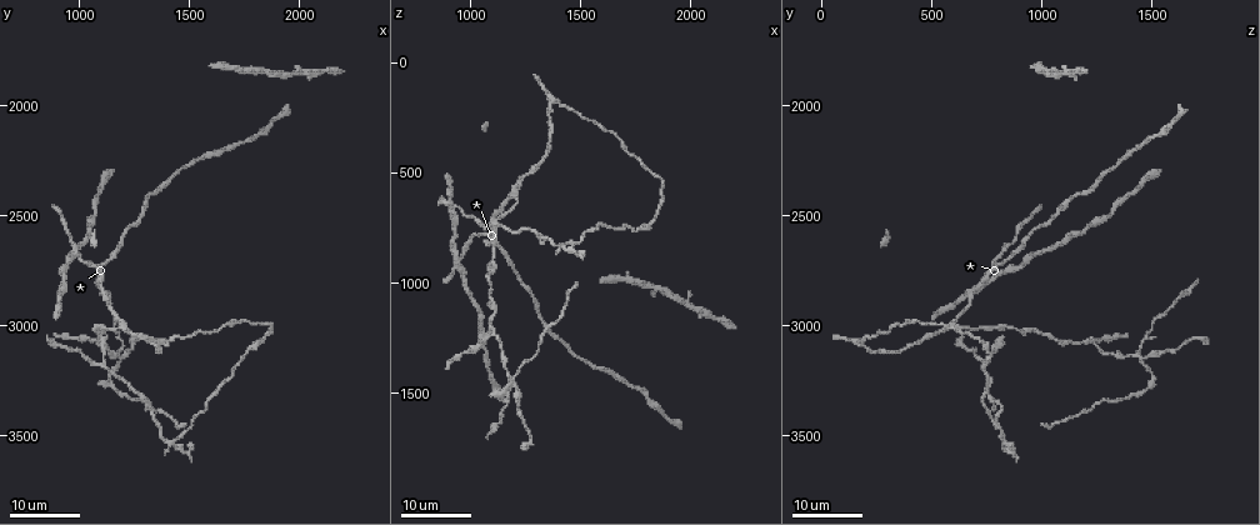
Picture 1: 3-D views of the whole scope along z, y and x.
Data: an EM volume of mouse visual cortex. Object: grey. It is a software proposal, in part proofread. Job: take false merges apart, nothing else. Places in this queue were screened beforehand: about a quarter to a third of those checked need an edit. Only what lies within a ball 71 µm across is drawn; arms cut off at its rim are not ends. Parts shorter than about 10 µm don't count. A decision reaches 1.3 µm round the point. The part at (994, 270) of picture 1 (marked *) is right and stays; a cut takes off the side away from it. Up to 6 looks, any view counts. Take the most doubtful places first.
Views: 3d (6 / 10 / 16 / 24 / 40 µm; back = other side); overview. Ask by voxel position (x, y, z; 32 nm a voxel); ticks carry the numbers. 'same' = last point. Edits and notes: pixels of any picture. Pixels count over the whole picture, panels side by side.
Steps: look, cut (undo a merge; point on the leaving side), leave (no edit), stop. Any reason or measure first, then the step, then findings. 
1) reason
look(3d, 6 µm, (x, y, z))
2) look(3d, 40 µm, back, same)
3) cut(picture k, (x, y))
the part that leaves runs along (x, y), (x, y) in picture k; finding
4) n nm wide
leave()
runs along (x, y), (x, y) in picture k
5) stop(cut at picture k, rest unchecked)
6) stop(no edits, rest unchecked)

look(3d, 24 µm, (1200, 3150, 1440))

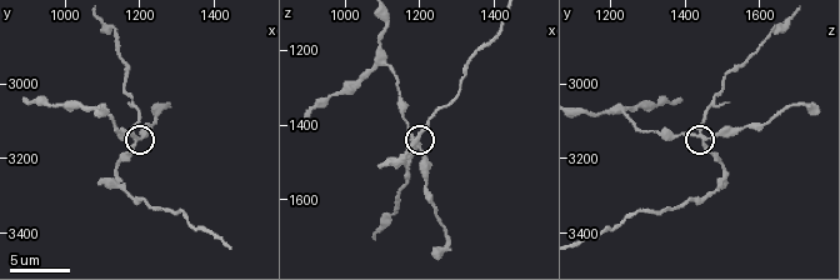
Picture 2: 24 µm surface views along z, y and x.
look(3d, 10 µm, (1190, 3150, 1460))

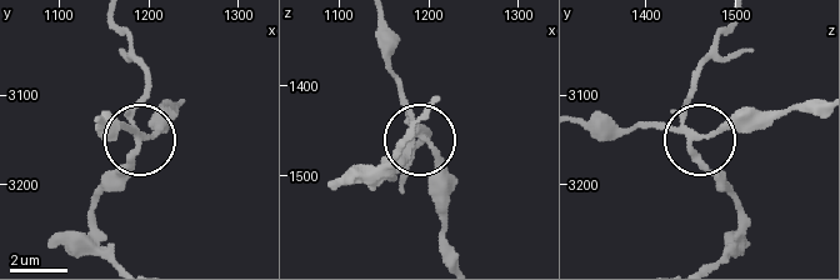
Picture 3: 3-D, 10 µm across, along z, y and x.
side arm 12 µm
cut(picture 3, (130, 171))
the part that leaves runs along (140, 133), (138, 153), (89, 209), (91, 238), (104, 253) in picture 3; two neurons meet here

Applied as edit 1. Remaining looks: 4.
redraw
look(overview)

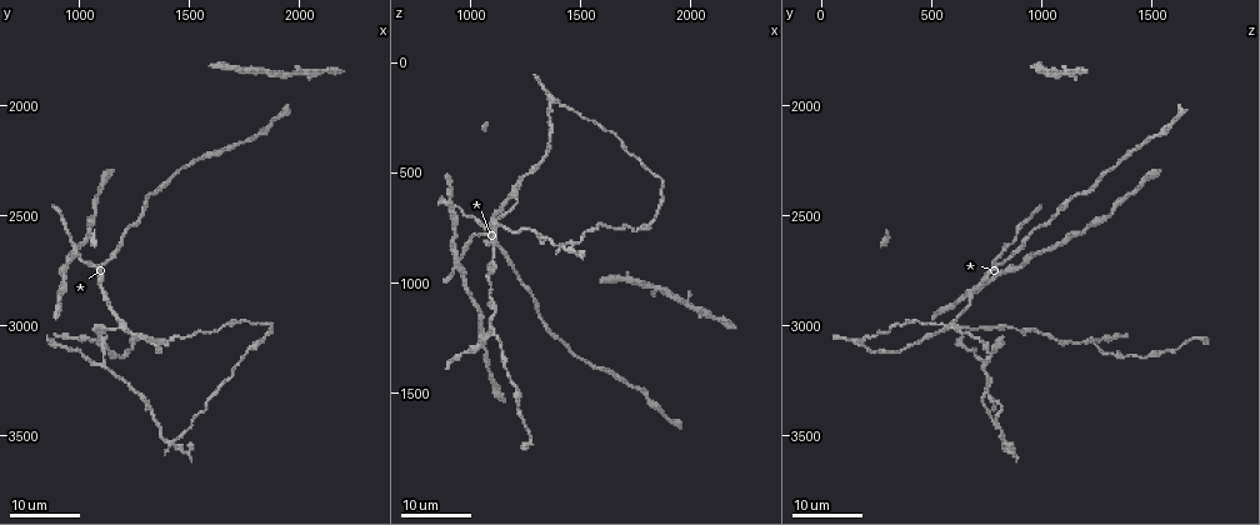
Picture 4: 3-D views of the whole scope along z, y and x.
look(3d, 24 µm, (1440, 3530, 820))

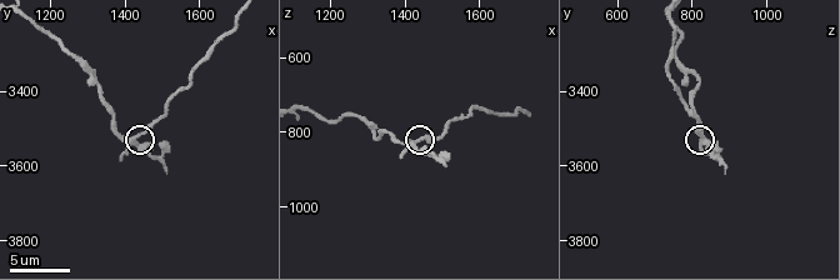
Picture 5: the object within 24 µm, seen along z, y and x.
look(3d, 10 µm, (1430, 3520, 820))

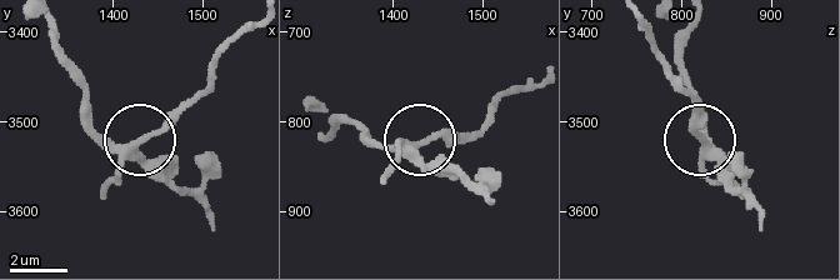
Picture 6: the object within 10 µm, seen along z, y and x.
3 arms
cut(picture 6, (159, 178))
two neurons meet here

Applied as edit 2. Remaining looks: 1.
sudden change in width
look(3d, 16 µm, (1150, 3120, 1320))

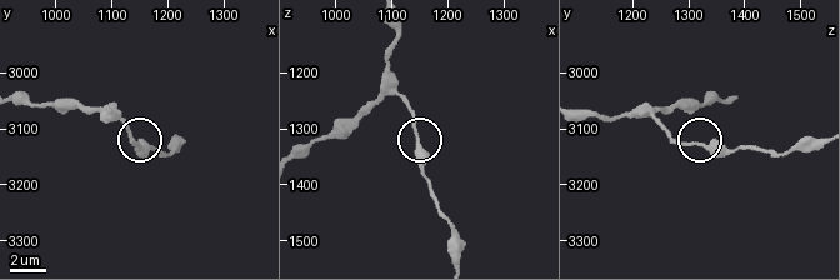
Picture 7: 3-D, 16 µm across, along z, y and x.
leave()
runs along (393, 21), (398, 40), (388, 80), (414, 116), (424, 178) in picture 7; one neuron here

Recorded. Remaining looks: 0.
stop(cut at picture 3, cut at picture 6, rest unchecked)

